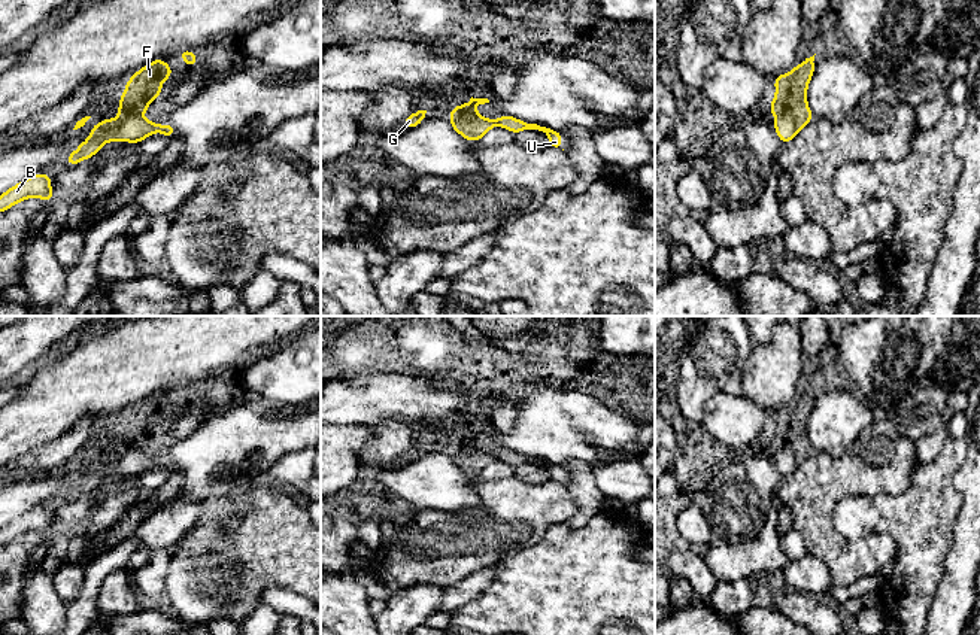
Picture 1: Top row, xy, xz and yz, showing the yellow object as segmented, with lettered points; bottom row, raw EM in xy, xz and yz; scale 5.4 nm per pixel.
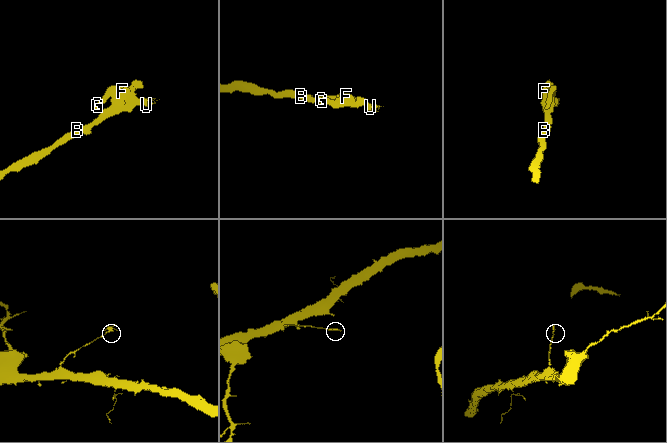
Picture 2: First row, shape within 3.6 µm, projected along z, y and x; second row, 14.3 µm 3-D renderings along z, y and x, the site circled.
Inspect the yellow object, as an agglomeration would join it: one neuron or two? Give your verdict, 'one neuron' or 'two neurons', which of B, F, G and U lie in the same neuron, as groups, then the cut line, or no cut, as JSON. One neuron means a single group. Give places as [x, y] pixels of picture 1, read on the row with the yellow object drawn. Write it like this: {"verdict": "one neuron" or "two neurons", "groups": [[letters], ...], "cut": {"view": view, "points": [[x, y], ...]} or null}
{"verdict": "one neuron", "groups": [["B", "F", "G", "U"]], "cut": null}

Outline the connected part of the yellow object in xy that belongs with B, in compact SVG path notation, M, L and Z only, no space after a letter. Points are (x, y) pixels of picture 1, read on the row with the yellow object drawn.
M33 174L18 185L9 188L0 195L0 212L9 210L13 204L31 197L54 201L49 174Z

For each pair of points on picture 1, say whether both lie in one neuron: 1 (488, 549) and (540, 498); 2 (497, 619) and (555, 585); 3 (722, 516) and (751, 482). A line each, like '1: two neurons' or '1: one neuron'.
1: one neuron
2: one neuron
3: one neuron

